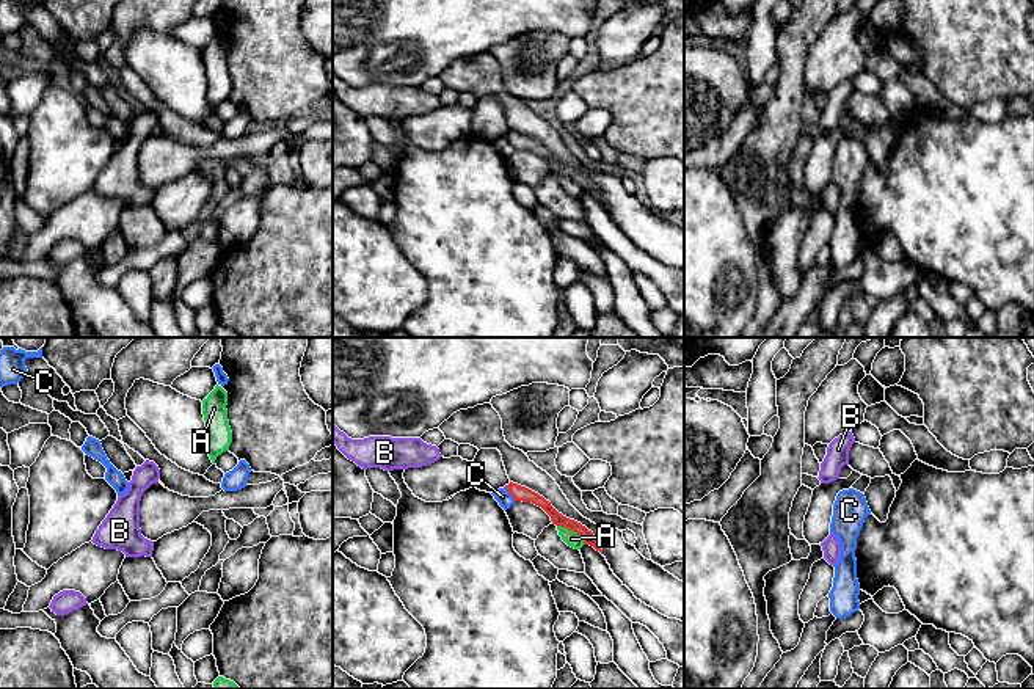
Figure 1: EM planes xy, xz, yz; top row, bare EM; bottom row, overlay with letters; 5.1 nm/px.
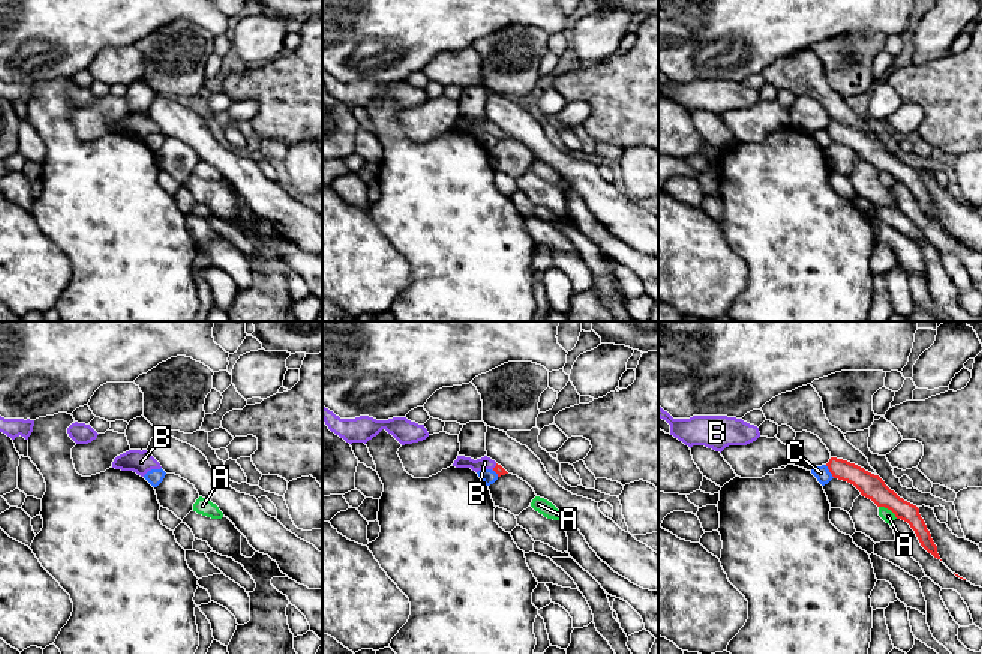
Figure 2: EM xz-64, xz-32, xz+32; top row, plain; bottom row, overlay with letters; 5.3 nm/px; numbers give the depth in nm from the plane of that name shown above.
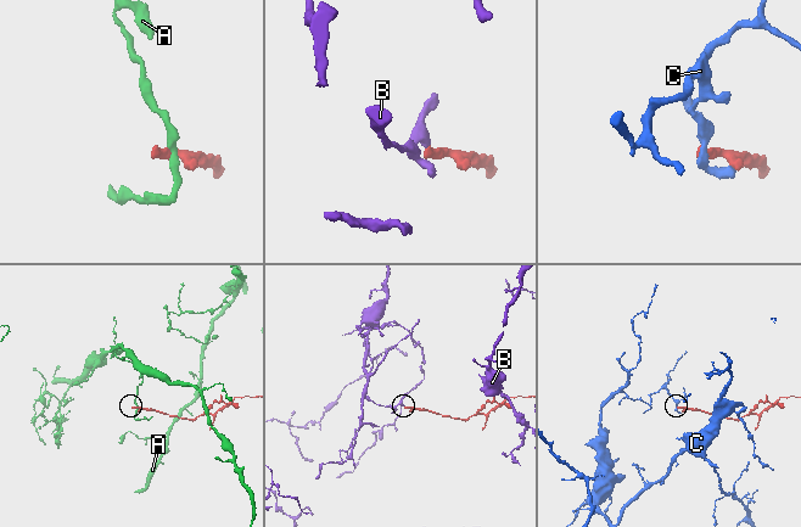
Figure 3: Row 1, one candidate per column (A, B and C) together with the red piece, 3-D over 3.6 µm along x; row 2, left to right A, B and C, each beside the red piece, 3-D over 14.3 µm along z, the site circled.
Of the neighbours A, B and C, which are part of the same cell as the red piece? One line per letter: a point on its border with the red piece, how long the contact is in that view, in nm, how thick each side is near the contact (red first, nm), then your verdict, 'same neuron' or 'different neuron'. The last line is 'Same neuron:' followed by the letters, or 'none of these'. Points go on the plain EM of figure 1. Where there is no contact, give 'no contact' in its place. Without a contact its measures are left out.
A: meets red in xz at (571, 178); contact 180 nm long; 70 nm thick on the red side, 80 nm on the other; different neuron
B: meets red in xz at (507, 135); contact 30 nm long; 80 nm thick on the red side, 20 nm on the other; same neuron
C: meets red in xz at (510, 142); contact 80 nm long; 80 nm thick on the red side, 80 nm on the other; different neuron
Same neuron: B

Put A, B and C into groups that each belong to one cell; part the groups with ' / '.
A / B / C

